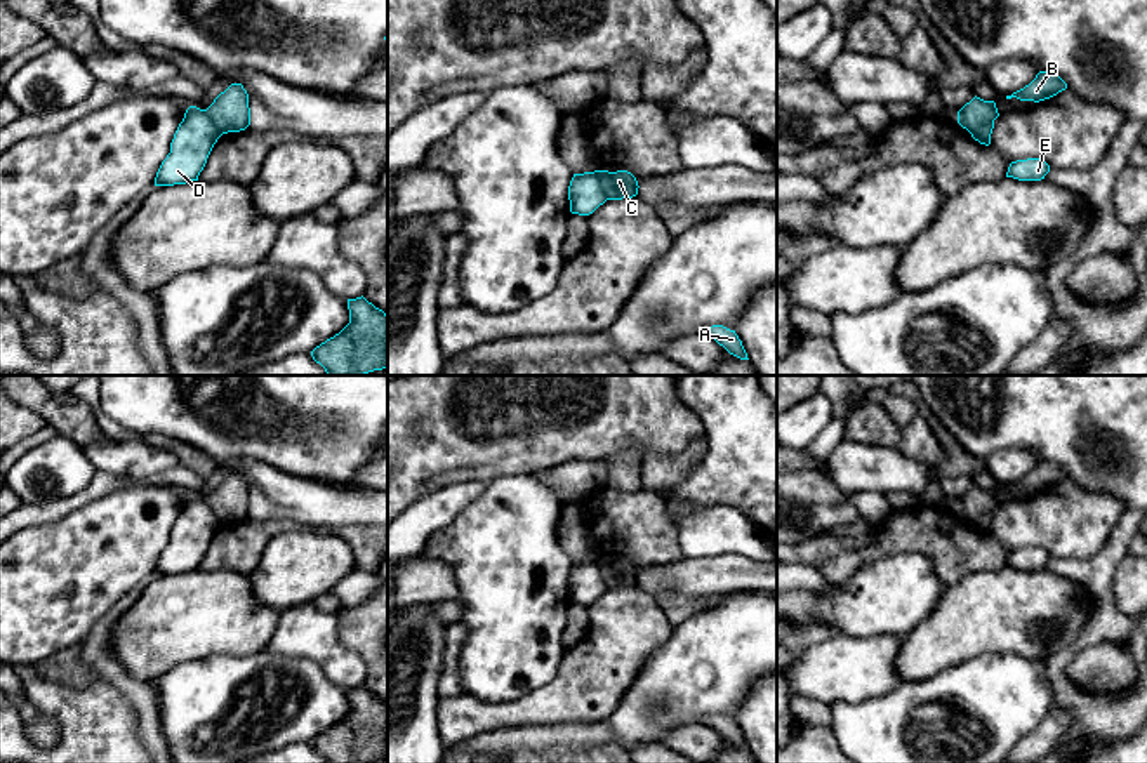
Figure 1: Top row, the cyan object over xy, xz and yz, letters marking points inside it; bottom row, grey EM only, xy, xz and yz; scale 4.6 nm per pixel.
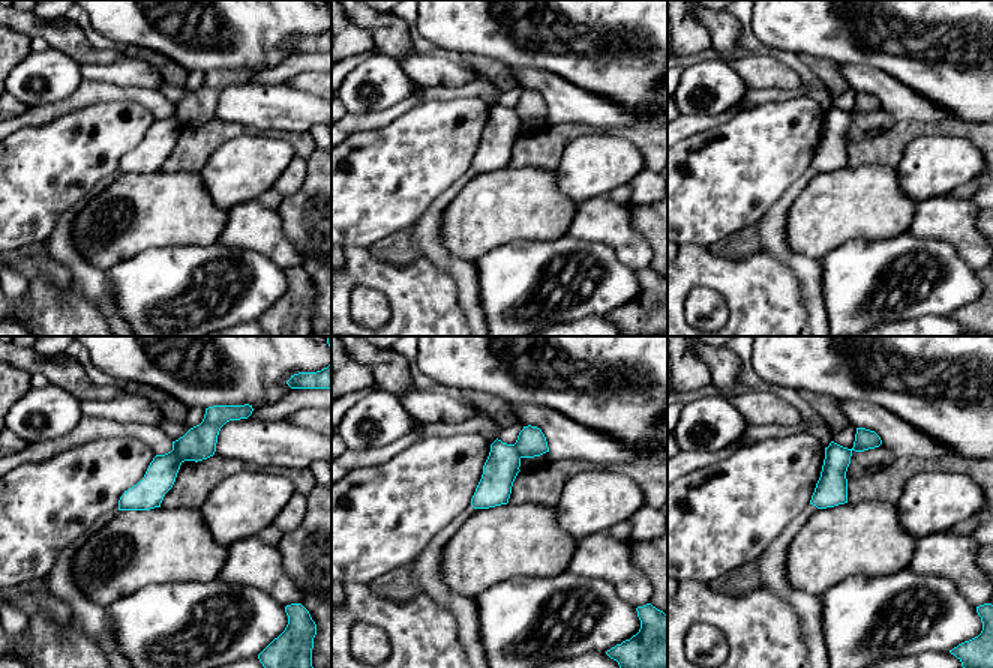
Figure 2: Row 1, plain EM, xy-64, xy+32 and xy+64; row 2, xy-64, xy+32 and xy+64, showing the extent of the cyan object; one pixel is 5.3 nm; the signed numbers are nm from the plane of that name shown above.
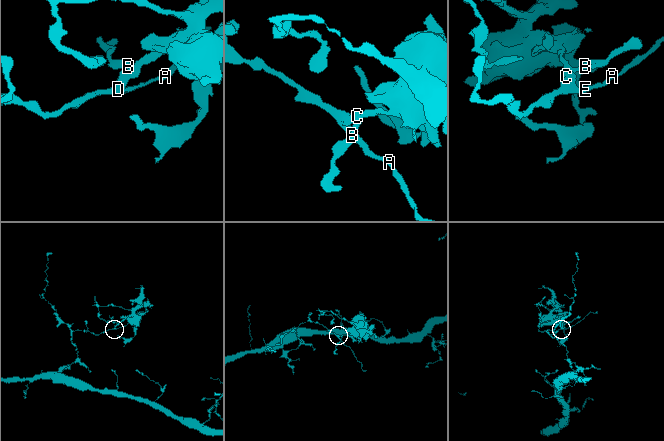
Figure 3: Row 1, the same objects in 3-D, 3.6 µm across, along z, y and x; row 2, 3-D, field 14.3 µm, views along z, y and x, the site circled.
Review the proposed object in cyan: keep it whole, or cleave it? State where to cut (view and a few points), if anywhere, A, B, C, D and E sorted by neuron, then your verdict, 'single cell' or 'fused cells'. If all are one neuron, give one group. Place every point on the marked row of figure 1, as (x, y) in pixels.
cut in xz along (598, 171), (607, 199); A D E / B C; fused cells

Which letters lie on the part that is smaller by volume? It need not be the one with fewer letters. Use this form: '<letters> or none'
B, C

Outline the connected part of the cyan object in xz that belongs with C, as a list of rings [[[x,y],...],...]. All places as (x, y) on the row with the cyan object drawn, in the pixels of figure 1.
[[[600,170],[601,186],[607,200],[633,198],[638,195],[638,181],[627,170]]]

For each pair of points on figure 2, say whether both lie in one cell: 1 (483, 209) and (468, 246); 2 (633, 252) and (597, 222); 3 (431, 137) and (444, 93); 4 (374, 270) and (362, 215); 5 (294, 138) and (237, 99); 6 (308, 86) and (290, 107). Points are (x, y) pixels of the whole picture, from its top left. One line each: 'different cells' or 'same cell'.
1: same cell
2: same cell
3: different cells
4: different cells
5: different cells
6: different cells

